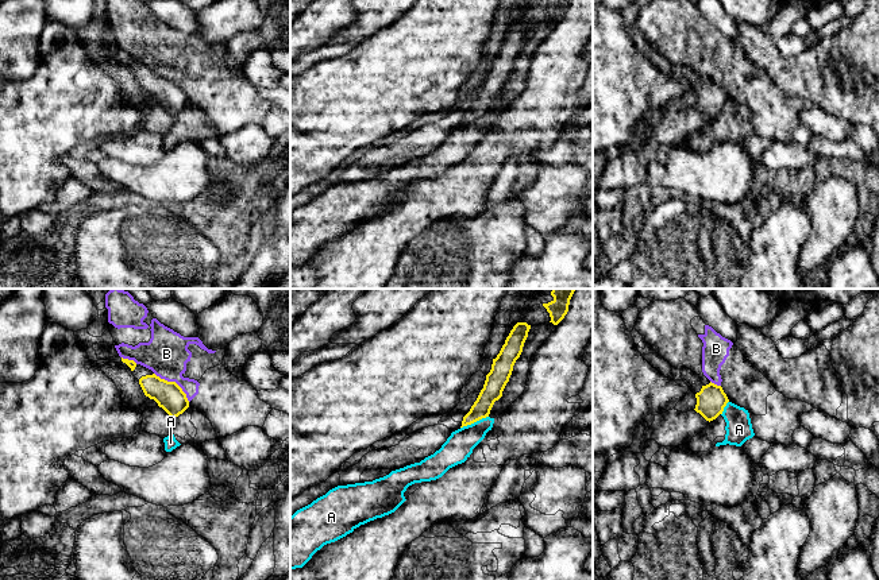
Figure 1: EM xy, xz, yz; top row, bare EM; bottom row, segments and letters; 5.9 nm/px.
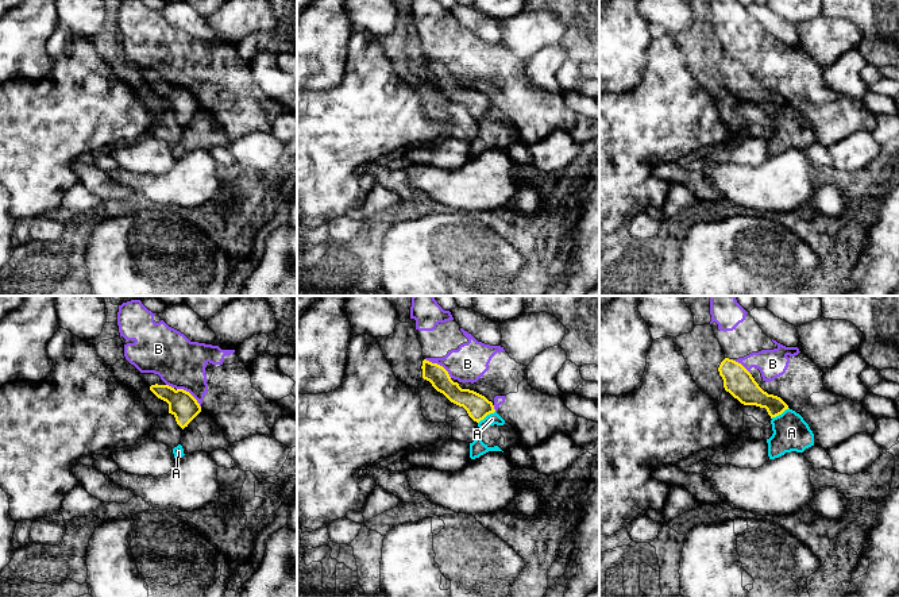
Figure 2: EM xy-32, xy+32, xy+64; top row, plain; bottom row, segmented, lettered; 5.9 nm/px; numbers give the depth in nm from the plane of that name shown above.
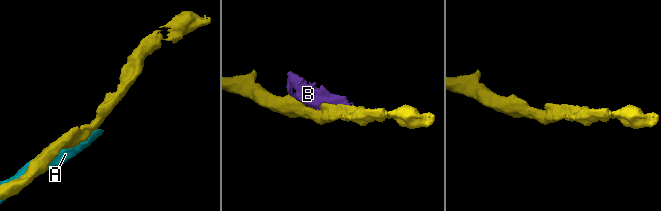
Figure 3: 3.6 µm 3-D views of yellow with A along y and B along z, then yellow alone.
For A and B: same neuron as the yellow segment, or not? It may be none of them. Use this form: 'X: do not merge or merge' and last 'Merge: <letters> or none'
A: do not merge
B: do not merge
Merge: none

